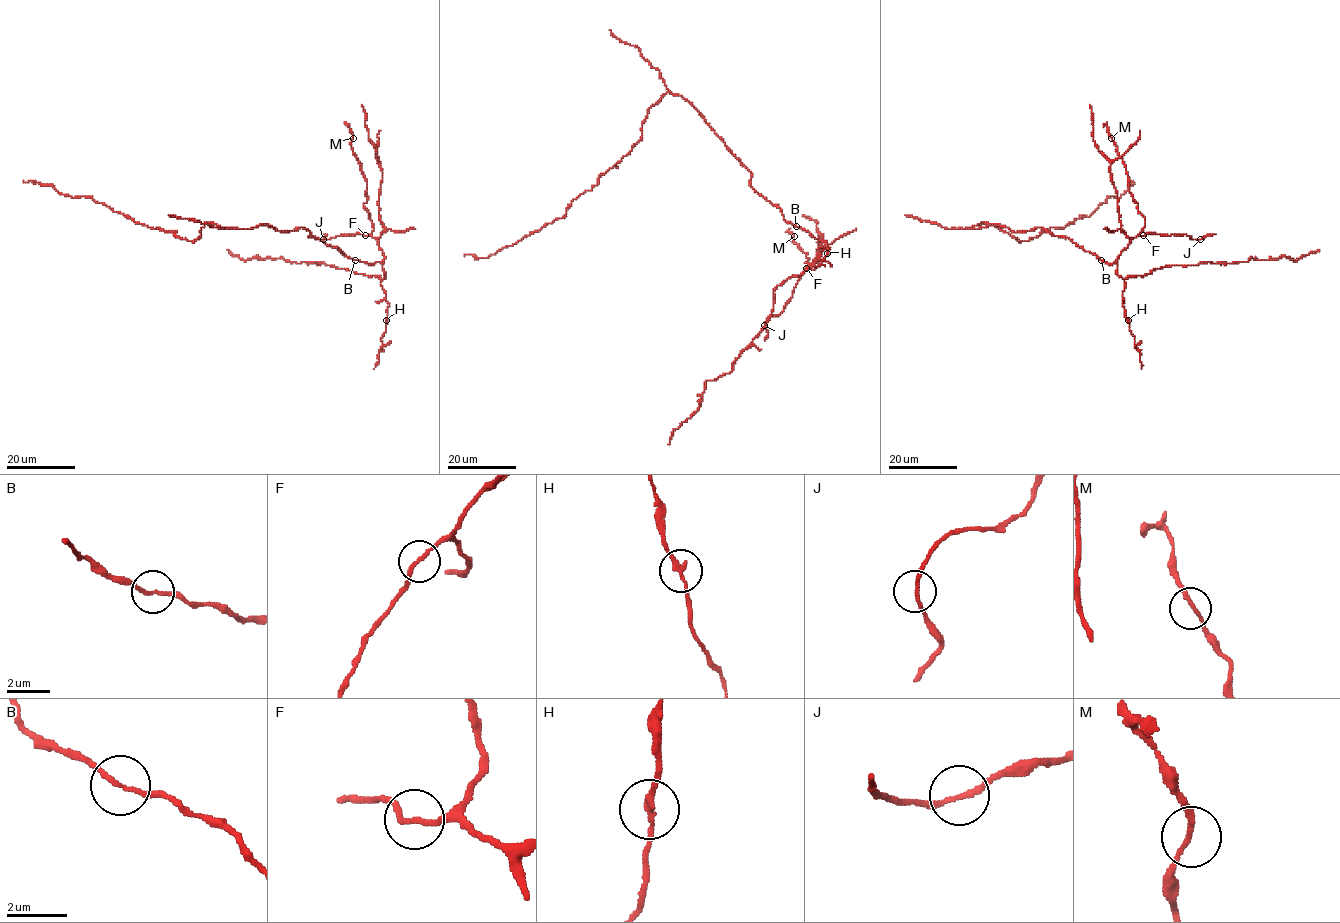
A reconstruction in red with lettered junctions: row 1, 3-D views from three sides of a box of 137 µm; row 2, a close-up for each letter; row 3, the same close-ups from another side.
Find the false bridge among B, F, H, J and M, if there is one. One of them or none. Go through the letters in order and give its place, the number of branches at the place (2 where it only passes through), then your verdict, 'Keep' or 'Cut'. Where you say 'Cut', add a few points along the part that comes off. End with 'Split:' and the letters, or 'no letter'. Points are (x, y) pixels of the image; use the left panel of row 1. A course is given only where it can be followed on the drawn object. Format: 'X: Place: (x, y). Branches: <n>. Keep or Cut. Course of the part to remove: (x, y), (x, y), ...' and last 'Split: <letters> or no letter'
B: Place: (355, 260). Branches: 2. Keep
F: Place: (365, 235). Branches: 2. Keep
H: Place: (386, 320). Branches: 2. Keep
J: Place: (323, 239). Branches: 2. Keep
M: Place: (353, 138). Branches: 2. Keep
Split: no letter

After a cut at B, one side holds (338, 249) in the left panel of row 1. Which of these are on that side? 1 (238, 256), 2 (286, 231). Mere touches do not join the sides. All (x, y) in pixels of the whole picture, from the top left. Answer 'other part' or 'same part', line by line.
1: other part
2: same part

